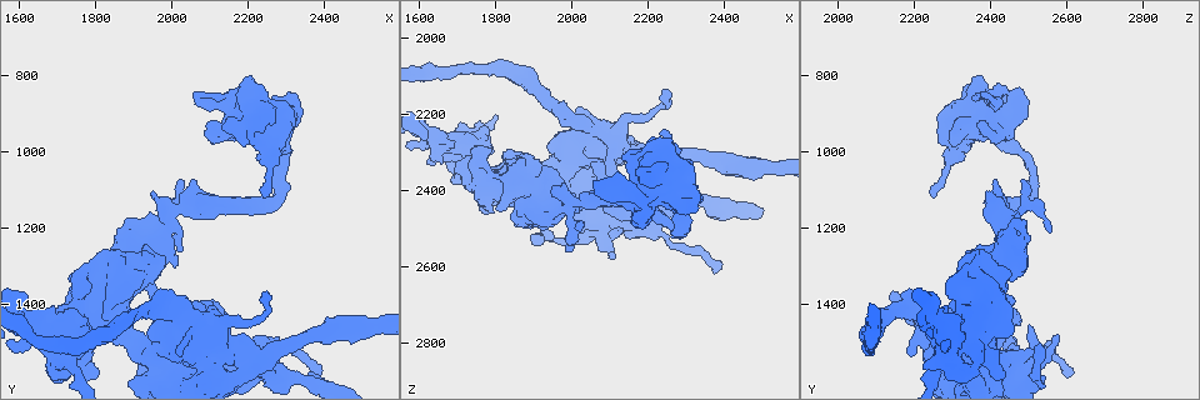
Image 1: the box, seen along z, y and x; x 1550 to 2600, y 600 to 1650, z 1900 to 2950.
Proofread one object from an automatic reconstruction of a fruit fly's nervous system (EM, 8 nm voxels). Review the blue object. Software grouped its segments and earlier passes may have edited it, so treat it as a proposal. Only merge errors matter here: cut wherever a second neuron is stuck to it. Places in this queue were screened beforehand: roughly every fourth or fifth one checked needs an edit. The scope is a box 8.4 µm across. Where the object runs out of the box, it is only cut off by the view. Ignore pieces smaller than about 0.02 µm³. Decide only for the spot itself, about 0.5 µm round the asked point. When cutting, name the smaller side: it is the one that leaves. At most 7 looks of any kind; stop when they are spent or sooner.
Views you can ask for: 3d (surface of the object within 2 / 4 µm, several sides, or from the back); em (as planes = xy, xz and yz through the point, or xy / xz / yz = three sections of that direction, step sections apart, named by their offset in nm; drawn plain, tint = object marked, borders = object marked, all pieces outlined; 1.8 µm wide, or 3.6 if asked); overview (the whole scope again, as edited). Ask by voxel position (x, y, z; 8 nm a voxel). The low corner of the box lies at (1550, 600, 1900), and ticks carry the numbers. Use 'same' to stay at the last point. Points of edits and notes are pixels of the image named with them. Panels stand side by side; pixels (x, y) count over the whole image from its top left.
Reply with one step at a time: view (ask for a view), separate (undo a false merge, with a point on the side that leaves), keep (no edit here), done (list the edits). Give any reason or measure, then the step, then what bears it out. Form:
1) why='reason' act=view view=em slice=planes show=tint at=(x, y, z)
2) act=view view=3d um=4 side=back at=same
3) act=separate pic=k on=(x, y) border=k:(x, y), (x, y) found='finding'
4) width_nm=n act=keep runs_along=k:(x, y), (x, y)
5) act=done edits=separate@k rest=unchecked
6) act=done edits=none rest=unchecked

why='calibre changes' act=view view=3d um=4 at=(1620, 1430, 2255)

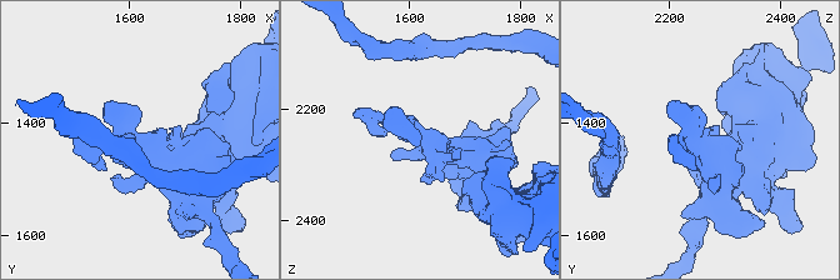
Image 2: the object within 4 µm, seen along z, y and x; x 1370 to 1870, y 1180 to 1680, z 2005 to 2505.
why='shape alone is not enough' act=view view=em slice=xz step=8 show=tint at=(1630, 1430, 2250)

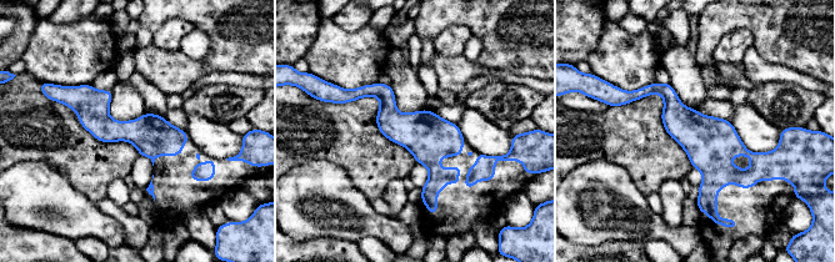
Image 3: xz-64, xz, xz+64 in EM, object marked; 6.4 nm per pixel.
why='cut it another way' act=view view=em slice=planes show=tint at=same

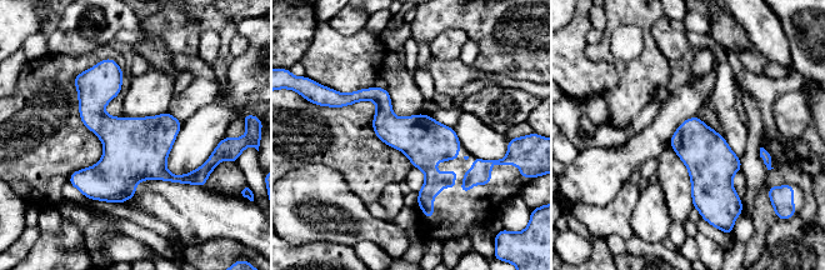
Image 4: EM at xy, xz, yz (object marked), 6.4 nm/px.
act=keep found='continuous, no second neuron'

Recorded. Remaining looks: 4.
why='sudden change in width' act=view view=em um=3.6 slice=xz step=4 show=tint at=(1880, 1330, 2380)

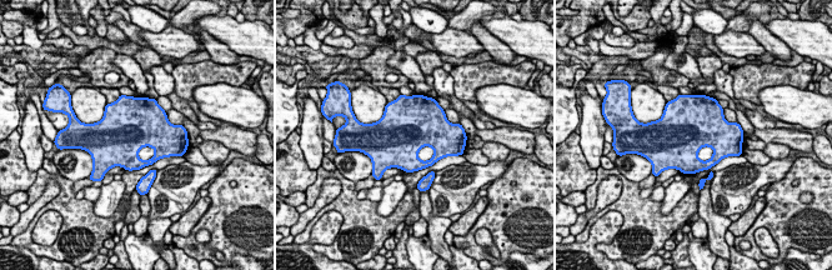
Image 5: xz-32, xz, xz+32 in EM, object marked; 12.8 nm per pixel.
act=view view=em um=3.6 slice=planes show=tint at=same

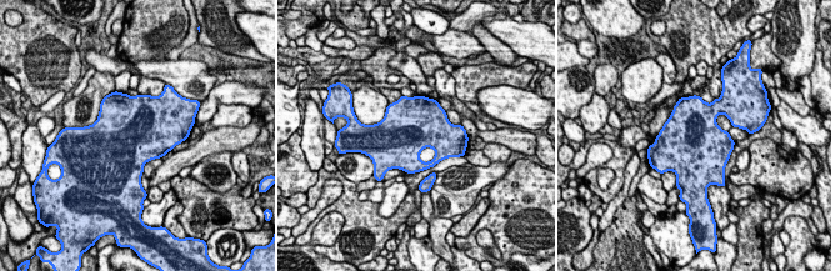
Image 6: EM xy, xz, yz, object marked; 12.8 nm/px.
act=keep found='continuous, no second neuron'

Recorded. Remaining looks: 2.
act=view view=em um=3.6 slice=xz step=8 show=tint at=(2015, 1450, 2260)

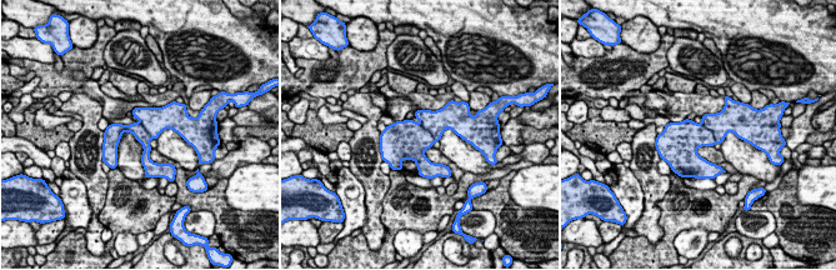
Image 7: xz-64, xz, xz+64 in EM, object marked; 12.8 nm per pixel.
why='another direction' act=view view=em um=3.6 slice=planes show=tint at=same

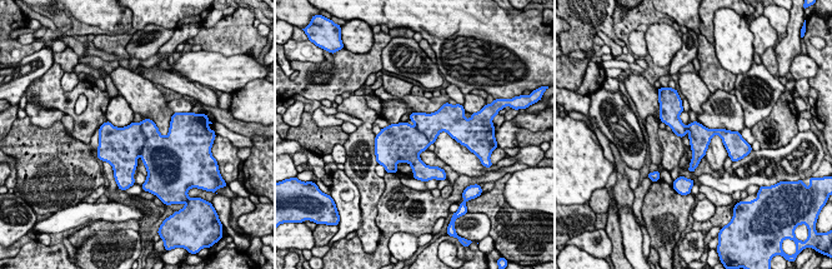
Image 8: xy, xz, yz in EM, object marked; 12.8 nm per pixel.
act=separate pic=8 on=(159, 152) border=8:(139, 123), (144, 135), (140, 154) found='two neurons meet here'

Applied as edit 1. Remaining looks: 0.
act=done edits=separate@8 rest=unchecked

